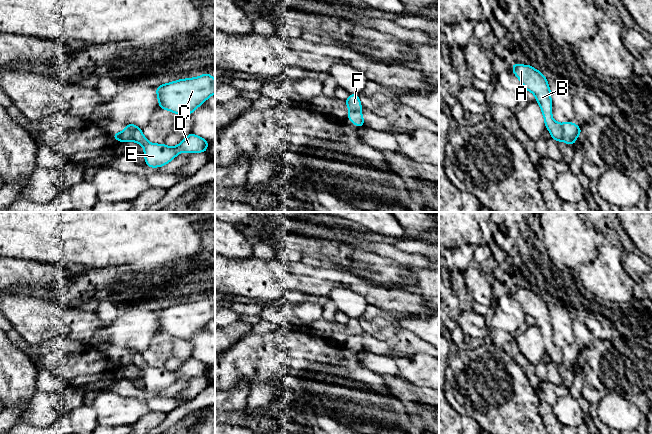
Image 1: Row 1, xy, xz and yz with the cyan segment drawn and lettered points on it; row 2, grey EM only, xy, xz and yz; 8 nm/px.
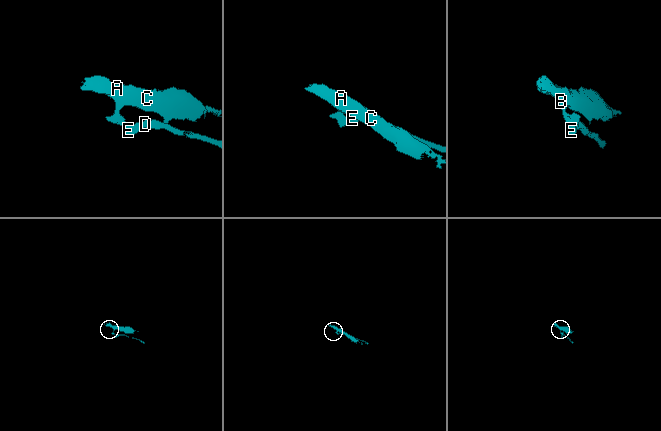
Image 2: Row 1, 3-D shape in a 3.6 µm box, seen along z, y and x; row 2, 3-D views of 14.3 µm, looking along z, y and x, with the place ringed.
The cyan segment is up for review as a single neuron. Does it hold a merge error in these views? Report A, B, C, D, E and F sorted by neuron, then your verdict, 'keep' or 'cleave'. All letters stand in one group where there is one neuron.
A B C F / D E; cleave

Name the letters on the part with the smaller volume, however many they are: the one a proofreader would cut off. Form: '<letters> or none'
D, E

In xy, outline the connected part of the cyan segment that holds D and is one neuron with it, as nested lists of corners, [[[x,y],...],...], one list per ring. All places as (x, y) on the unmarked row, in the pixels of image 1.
[[[130,348],[130,351],[133,353],[131,365],[143,370],[146,389],[151,392],[161,391],[168,388],[182,376],[207,376],[209,366],[193,357],[186,360],[179,369],[175,371],[168,371],[164,367],[150,367],[143,359],[141,352],[135,348]]]

